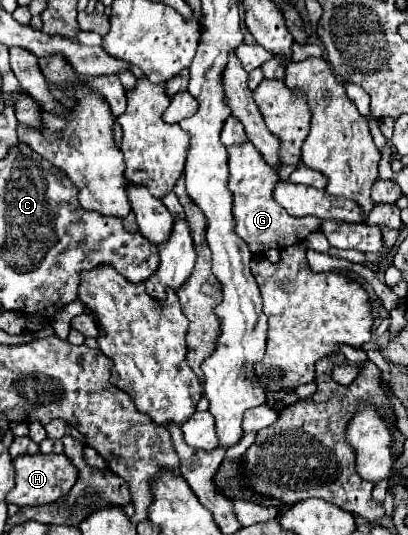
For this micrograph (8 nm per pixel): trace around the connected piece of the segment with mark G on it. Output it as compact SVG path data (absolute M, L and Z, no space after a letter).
M244 140L238 146L228 148L230 156L230 180L228 188L234 196L234 232L250 246L250 250L258 250L262 254L268 250L266 246L290 246L298 242L298 236L306 240L308 234L320 232L322 220L318 218L294 218L290 216L272 196L276 184L280 182L278 174L260 158L260 152L254 150L250 140Z

